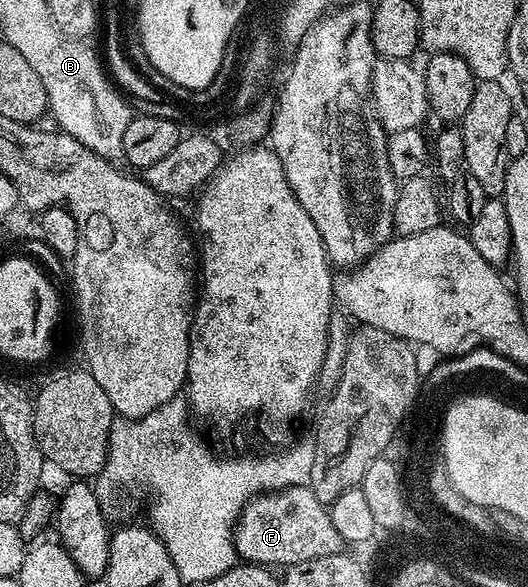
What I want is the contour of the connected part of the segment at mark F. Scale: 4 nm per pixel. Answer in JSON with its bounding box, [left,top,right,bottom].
[233,485,345,568]

